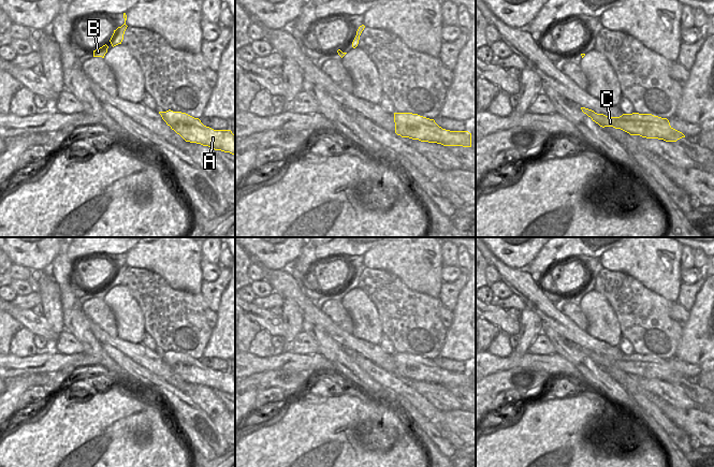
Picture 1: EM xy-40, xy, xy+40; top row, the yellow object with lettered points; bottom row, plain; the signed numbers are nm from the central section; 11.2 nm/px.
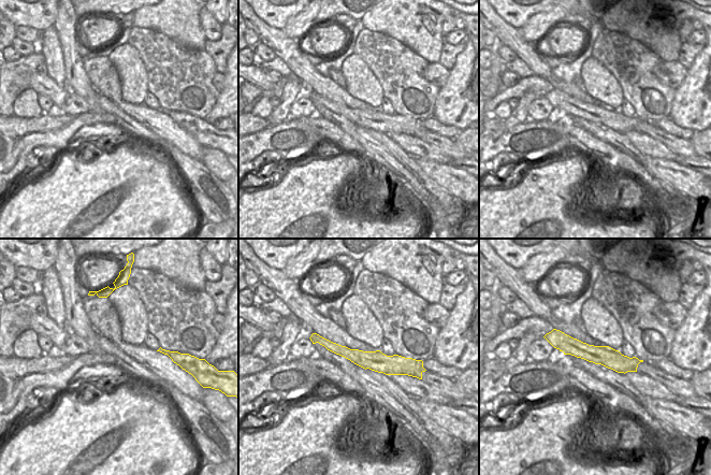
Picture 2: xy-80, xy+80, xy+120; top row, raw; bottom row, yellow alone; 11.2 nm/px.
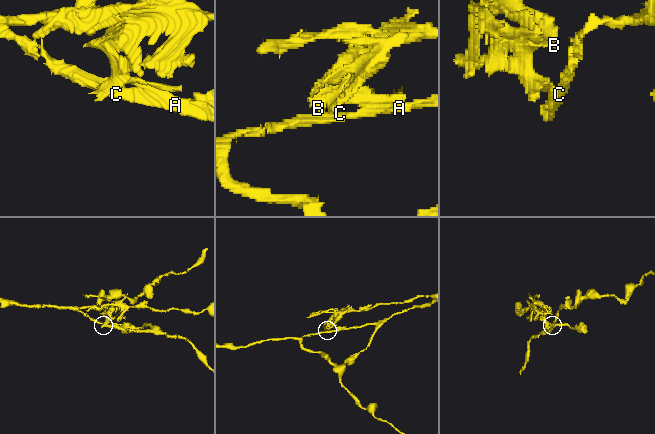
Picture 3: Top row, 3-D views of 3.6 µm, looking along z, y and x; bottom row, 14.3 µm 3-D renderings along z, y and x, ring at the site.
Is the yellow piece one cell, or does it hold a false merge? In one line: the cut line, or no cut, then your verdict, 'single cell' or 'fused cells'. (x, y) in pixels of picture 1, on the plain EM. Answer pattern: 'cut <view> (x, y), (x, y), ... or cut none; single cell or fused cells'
cut xy-40 (162, 356), (169, 358), (176, 365), (197, 359); fused cells

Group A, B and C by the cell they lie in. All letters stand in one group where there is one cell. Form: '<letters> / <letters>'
A C / B

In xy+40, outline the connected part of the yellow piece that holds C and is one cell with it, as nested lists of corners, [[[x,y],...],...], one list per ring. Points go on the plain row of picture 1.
[[[581,348],[581,350],[600,367],[613,367],[615,369],[621,369],[630,376],[640,376],[646,379],[658,379],[666,382],[676,382],[677,380],[685,378],[682,373],[670,366],[669,361],[661,362],[657,366],[654,361],[641,356],[639,353],[623,354],[620,357],[608,357],[585,348]]]

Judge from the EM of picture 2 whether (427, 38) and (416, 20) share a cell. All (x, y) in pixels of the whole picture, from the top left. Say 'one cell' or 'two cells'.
one cell

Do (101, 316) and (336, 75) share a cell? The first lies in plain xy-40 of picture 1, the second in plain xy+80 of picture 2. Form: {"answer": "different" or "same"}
{"answer": "same"}

